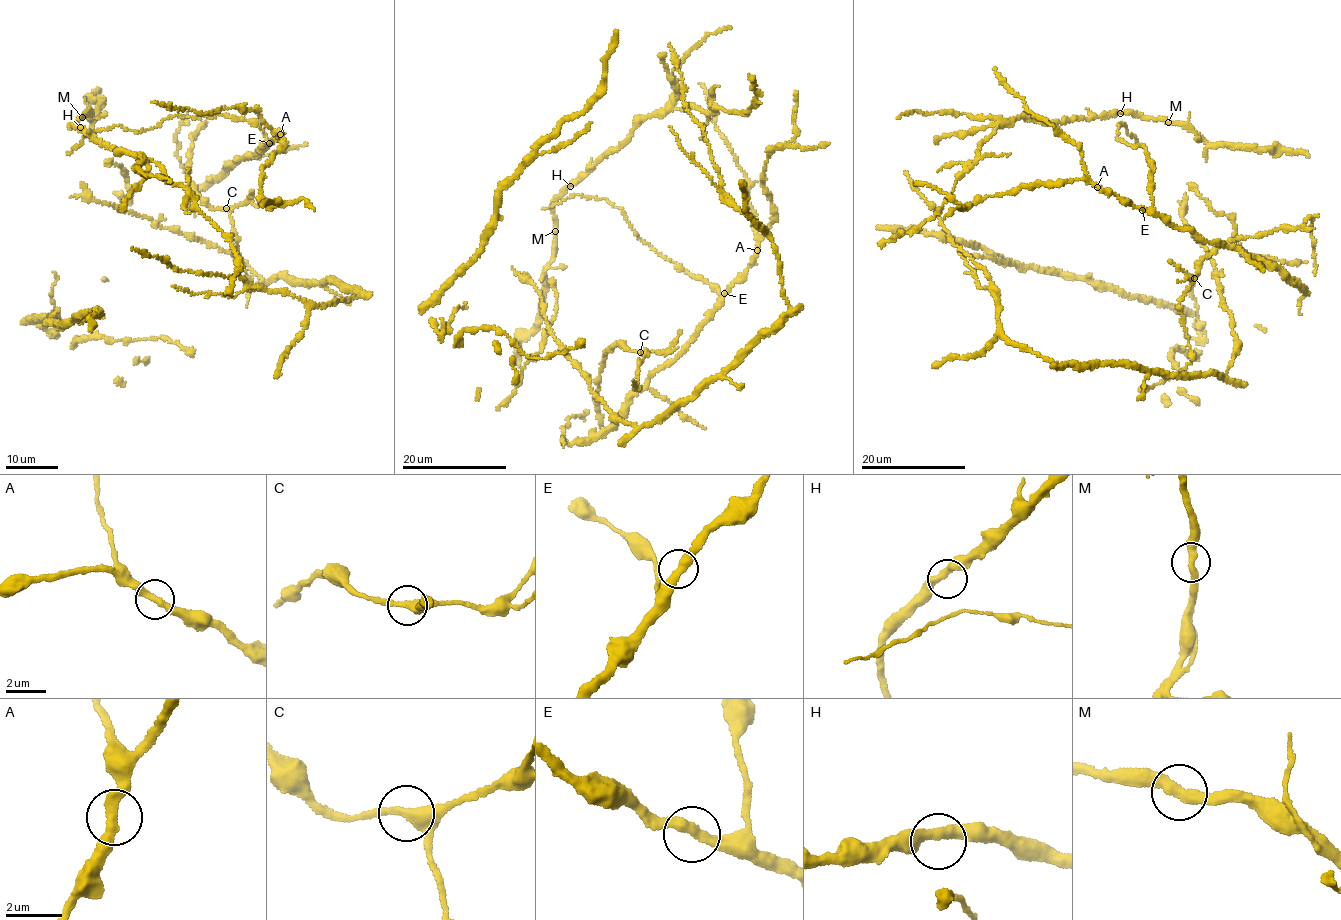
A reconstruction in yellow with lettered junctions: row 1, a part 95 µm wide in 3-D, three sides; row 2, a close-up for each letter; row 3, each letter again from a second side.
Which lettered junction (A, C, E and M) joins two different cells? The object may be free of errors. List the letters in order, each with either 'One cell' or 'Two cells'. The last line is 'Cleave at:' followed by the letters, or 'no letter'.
A: One cell
C: One cell
E: One cell
M: One cell
Cleave at: no letter

